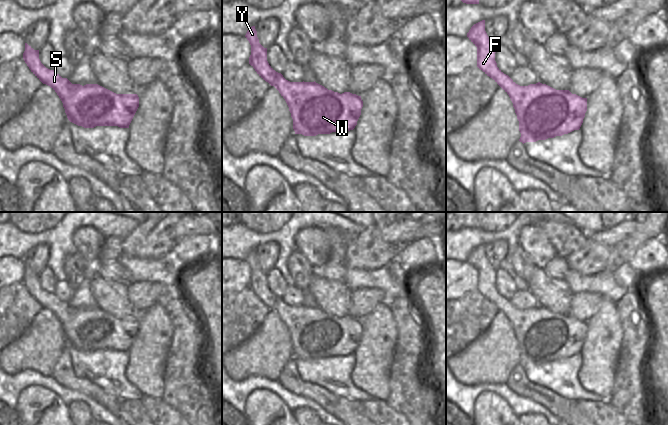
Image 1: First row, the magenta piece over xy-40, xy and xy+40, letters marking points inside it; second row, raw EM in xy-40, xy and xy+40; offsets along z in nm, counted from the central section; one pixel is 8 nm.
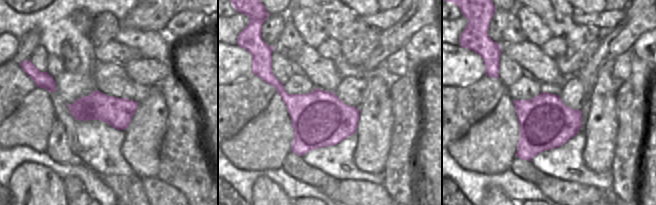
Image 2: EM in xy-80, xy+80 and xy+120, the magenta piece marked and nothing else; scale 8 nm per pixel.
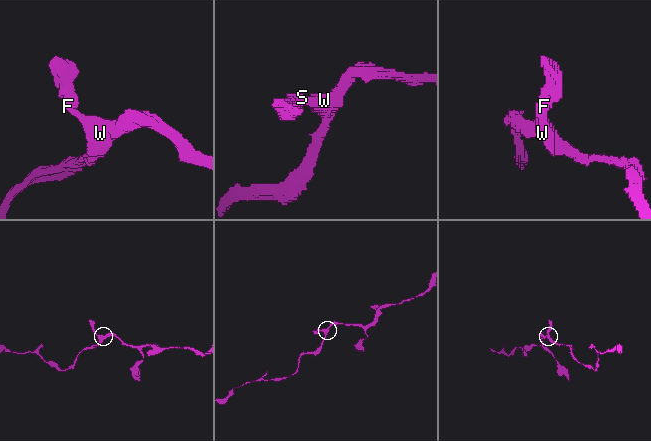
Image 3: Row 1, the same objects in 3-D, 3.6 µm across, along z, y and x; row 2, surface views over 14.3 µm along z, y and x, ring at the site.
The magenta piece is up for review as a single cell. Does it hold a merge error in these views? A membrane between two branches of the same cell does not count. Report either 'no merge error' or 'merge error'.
no merge error

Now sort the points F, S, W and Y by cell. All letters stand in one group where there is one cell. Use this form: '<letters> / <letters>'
F S W Y

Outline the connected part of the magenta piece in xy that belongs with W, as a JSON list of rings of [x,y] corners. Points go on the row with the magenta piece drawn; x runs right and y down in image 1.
[[[255,26],[247,31],[245,37],[251,45],[249,64],[285,99],[293,119],[295,134],[316,136],[348,132],[355,128],[363,107],[361,96],[350,92],[340,94],[315,81],[286,80],[269,65],[267,48],[259,43]]]

